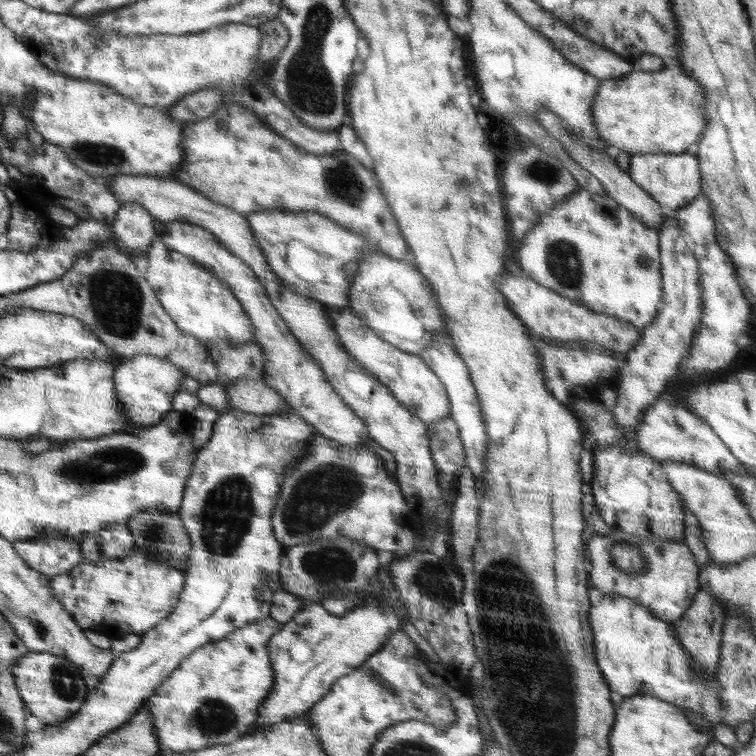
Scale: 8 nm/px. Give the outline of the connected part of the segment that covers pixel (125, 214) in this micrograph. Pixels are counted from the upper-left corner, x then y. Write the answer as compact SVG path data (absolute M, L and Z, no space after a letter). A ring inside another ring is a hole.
M139 202L122 204L110 225L115 240L130 259L148 256L156 228L152 215Z

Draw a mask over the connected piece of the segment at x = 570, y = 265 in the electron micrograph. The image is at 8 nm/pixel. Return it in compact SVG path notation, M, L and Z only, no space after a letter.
M579 187L540 217L536 226L525 234L517 256L520 268L532 280L583 303L592 312L625 320L640 331L656 318L662 308L659 232L640 222L608 195L592 194Z

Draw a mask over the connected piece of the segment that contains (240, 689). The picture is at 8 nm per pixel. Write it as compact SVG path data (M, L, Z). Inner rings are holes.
M268 616L263 620L234 630L226 638L201 646L191 652L173 670L164 682L149 696L143 704L149 712L157 736L157 744L163 753L186 753L208 747L227 745L255 731L255 720L259 717L260 705L264 702L274 682L267 644L282 624Z

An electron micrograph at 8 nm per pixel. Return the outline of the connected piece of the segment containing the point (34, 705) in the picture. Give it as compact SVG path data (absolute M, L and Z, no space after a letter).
M28 652L12 665L19 694L29 706L32 716L47 726L61 723L78 712L89 693L84 674L70 659L49 652Z

